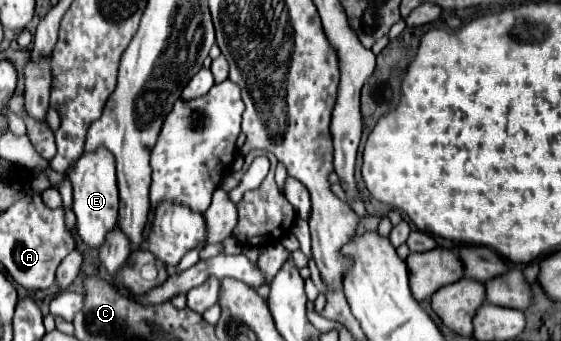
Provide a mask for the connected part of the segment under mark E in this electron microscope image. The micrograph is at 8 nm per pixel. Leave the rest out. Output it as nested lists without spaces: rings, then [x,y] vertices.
[[[104,150],[82,154],[70,170],[70,180],[74,188],[72,210],[76,214],[76,236],[92,250],[100,250],[106,242],[106,234],[116,228],[118,218],[118,186],[114,178],[114,158],[110,158],[110,154],[106,154]]]

